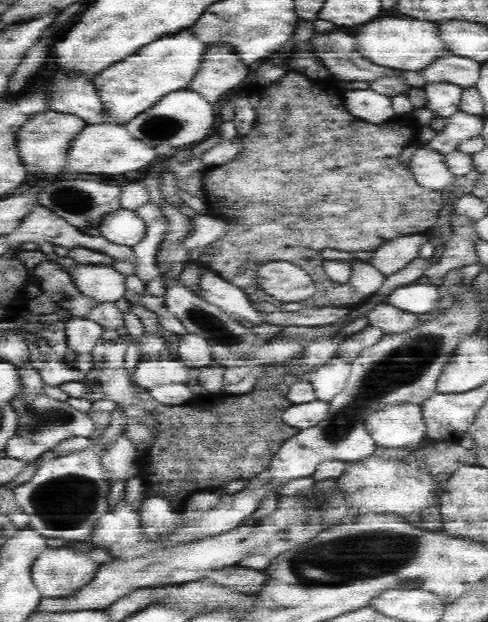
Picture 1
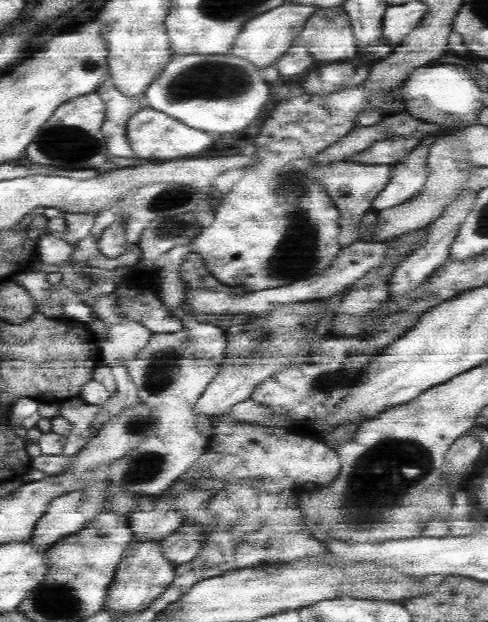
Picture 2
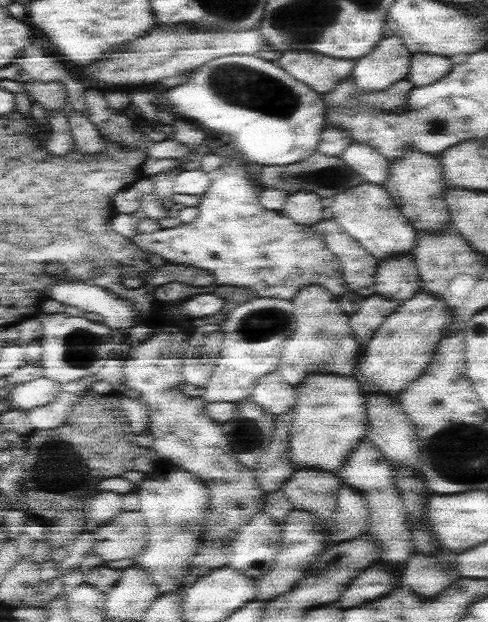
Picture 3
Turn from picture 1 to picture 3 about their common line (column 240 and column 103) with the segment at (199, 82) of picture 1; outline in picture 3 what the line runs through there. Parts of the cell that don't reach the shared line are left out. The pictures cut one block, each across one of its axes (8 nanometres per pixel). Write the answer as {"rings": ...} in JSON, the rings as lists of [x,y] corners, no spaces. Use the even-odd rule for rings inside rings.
{"rings":[[[175,24],[175,26],[155,28],[155,32],[143,36],[143,40],[135,40],[135,44],[131,44],[131,48],[127,48],[125,52],[113,54],[113,58],[105,58],[85,66],[85,74],[91,80],[107,84],[153,84],[163,78],[171,78],[185,70],[195,70],[207,62],[231,54],[259,56],[271,62],[279,62],[281,58],[281,50],[273,50],[267,36],[259,28],[247,32],[209,32],[195,26]]]}

